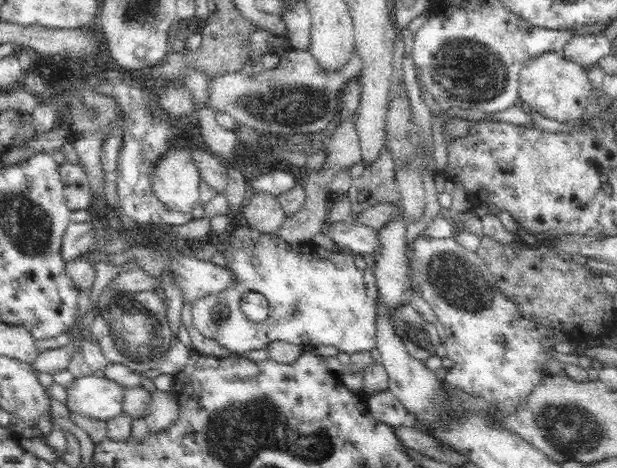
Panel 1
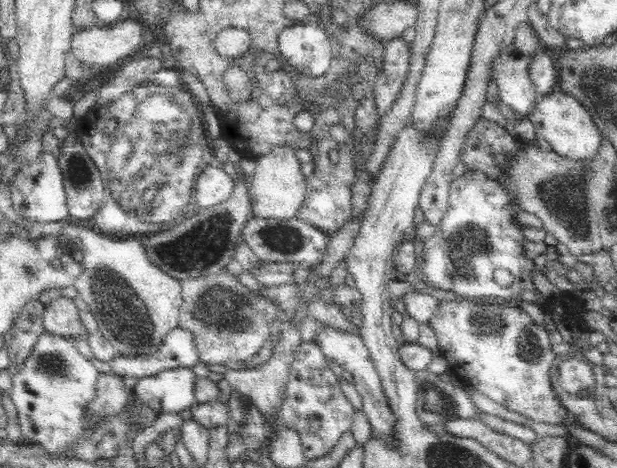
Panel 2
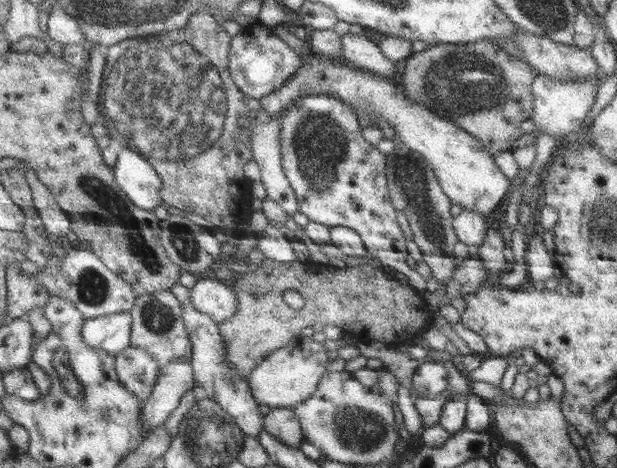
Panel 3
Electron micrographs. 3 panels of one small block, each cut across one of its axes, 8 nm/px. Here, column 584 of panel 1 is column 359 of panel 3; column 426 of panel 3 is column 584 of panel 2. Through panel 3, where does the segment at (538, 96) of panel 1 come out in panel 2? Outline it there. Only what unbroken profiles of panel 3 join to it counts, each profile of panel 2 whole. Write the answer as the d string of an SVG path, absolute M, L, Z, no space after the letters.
M559 89L539 96L533 110L528 114L535 132L551 145L556 153L570 159L588 159L594 156L601 141L600 129L592 119L590 112L582 105L582 101L574 95Z

